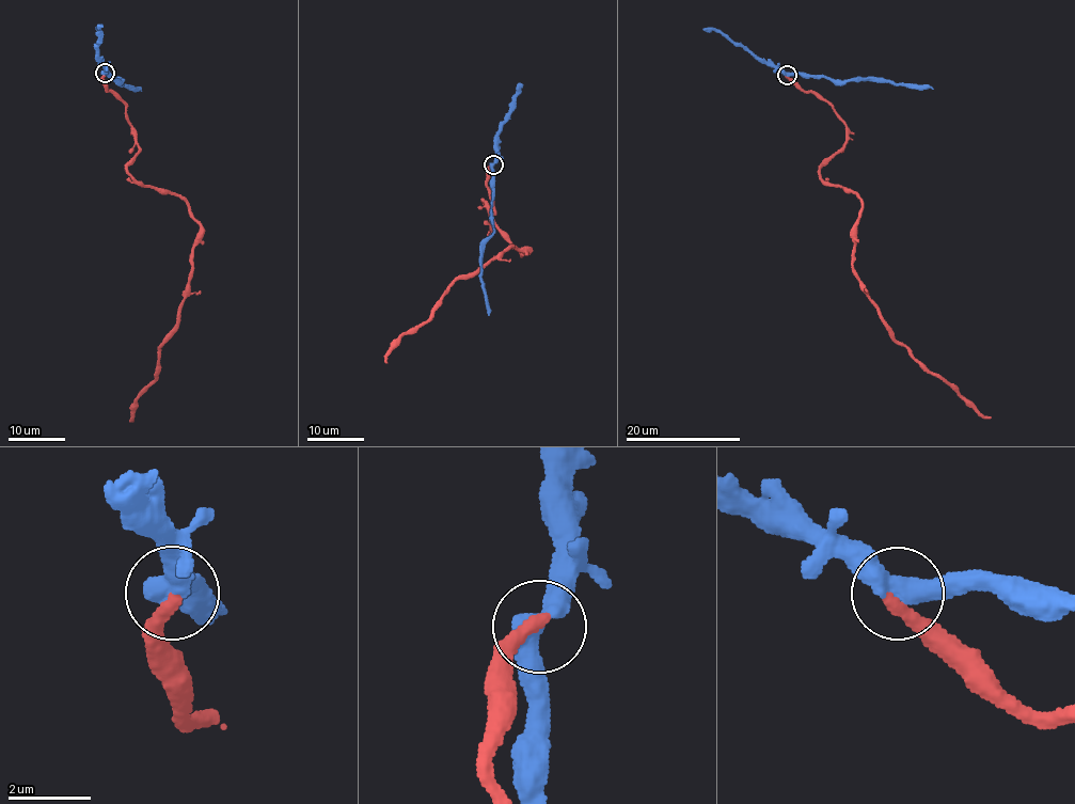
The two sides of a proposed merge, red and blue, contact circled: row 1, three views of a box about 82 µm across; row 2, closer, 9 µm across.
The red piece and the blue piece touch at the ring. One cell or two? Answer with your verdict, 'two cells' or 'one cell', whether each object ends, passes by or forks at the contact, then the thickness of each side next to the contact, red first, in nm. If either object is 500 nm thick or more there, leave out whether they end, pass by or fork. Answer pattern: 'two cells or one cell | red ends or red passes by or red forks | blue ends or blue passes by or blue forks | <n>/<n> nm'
two cells | red ends | blue passes by | 360/480 nm

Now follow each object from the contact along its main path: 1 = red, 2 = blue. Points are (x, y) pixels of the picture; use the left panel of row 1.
1: (104, 73), (139, 148), (129, 175), (185, 202), (200, 227), (188, 290), (135, 421)
2: (105, 73), (114, 75), (123, 81), (114, 80), (122, 84), (141, 91)

